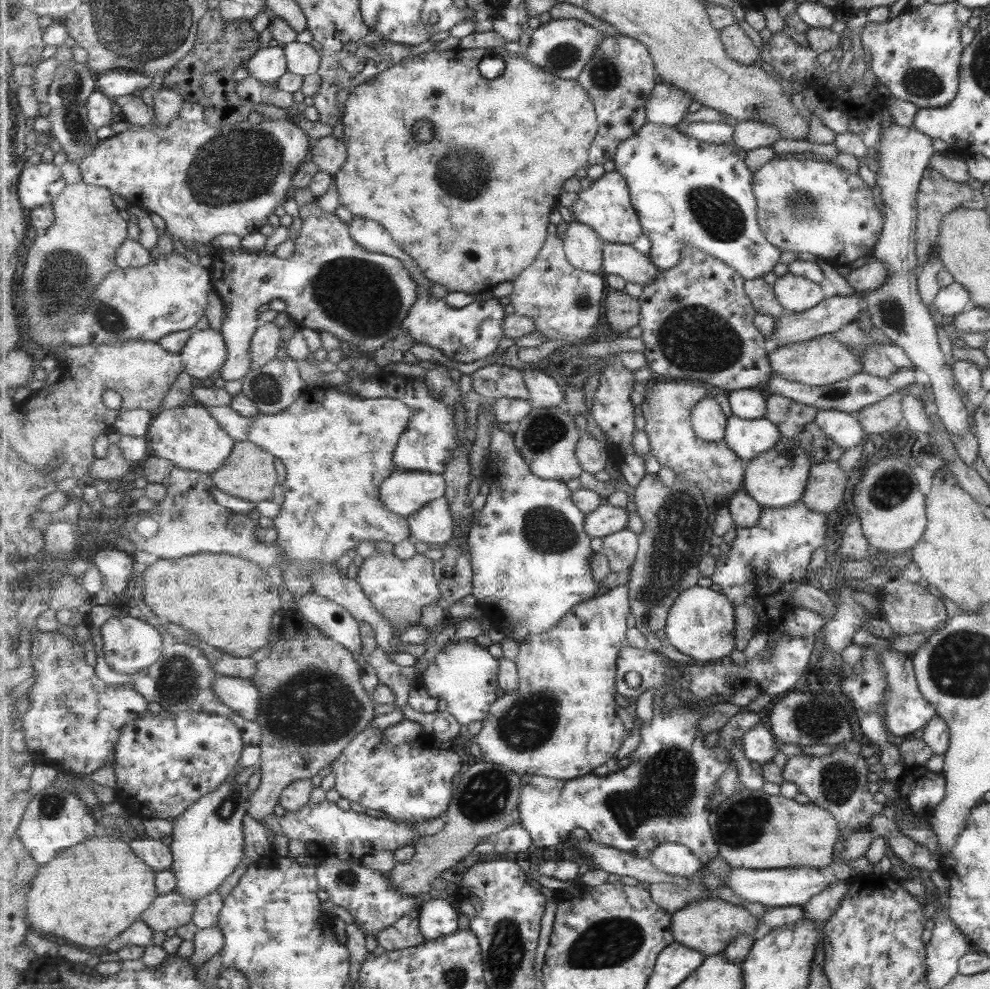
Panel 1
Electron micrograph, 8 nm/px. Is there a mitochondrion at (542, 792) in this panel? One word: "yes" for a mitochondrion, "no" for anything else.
no

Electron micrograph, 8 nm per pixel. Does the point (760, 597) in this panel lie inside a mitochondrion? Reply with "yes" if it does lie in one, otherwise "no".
no

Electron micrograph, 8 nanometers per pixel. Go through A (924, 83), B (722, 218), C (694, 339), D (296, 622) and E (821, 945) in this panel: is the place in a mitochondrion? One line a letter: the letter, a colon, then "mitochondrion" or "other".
A: mitochondrion
B: mitochondrion
C: mitochondrion
D: other
E: other

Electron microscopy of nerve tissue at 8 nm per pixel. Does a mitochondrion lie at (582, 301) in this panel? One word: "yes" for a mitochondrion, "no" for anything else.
yes

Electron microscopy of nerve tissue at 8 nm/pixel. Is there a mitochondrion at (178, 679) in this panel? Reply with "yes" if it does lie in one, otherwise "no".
yes

